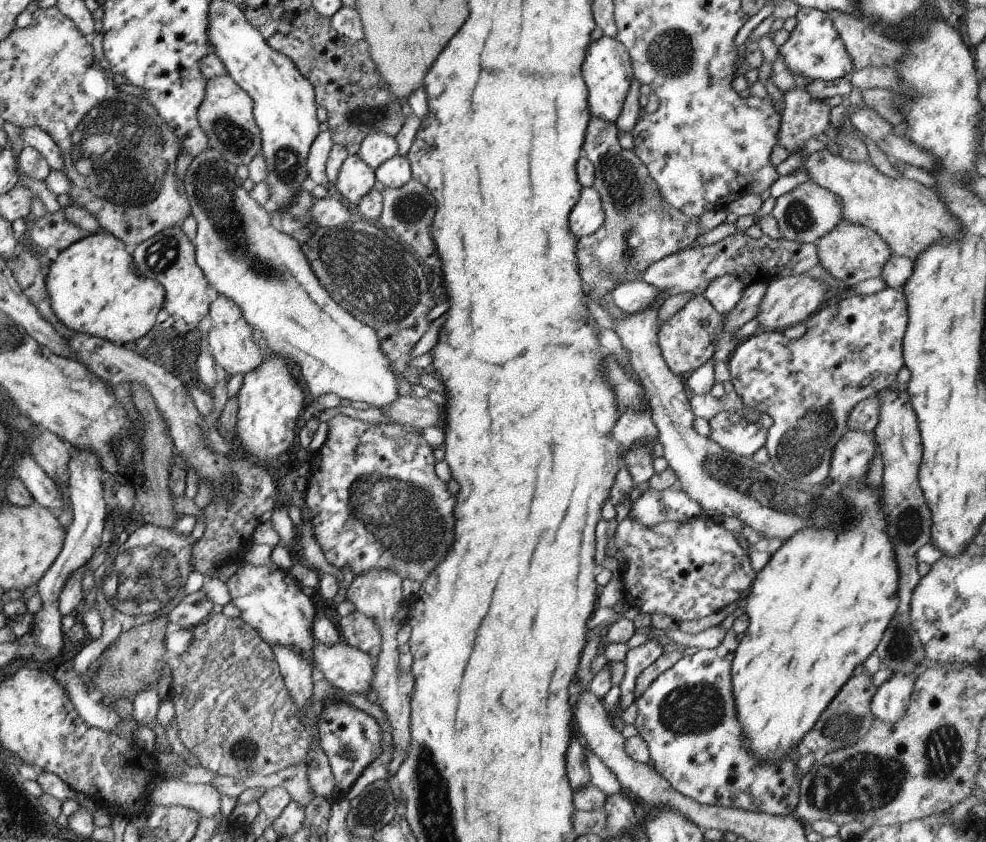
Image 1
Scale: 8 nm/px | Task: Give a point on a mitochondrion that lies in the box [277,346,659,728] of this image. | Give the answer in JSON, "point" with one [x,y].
{"point":[397,516]}

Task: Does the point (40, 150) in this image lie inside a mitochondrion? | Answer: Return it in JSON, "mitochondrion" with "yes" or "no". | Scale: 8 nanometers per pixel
{"mitochondrion":"no"}

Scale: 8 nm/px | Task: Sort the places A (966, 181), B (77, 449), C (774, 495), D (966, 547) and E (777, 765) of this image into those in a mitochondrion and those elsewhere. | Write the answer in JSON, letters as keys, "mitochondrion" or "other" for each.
{"A":"other","B":"other","C":"mitochondrion","D":"other","E":"other"}

